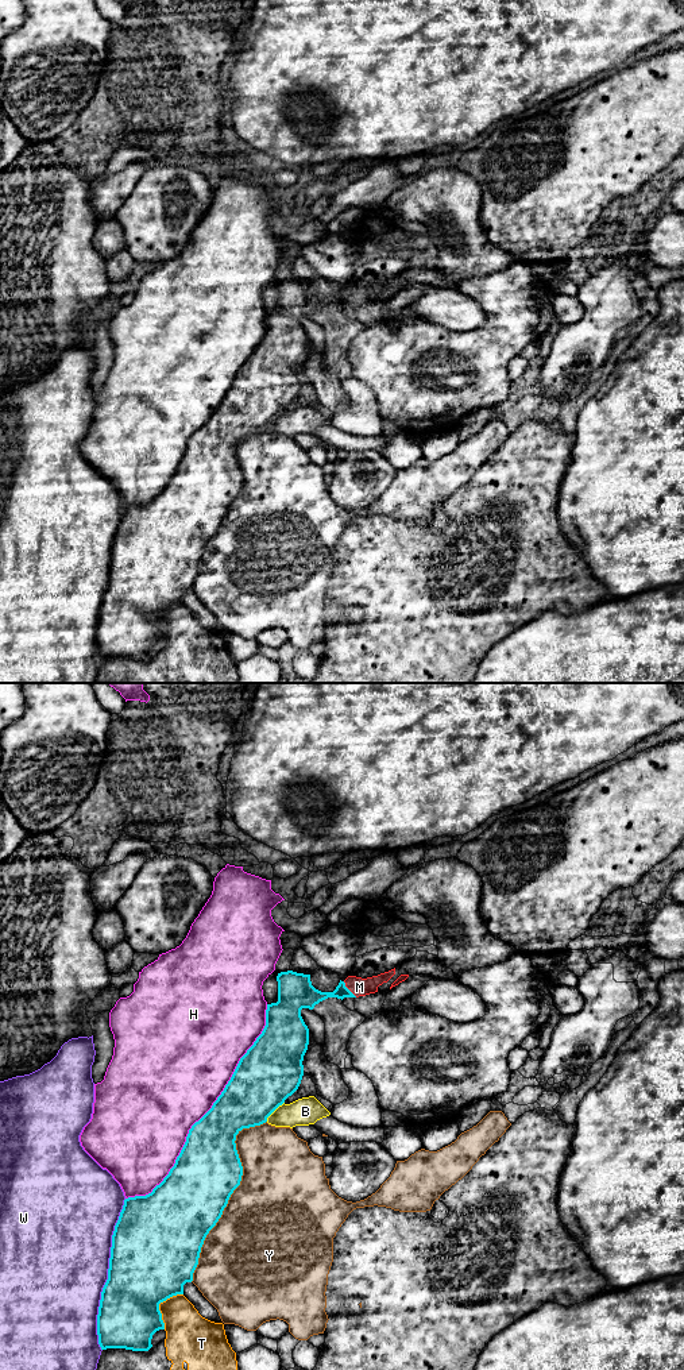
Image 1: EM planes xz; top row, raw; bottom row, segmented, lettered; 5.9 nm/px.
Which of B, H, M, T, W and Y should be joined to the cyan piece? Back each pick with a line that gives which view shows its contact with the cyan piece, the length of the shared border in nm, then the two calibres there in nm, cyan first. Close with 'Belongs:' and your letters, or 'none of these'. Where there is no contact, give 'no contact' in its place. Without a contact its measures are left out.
M: xz | 130 nm | 140/110 nm
Belongs: M

